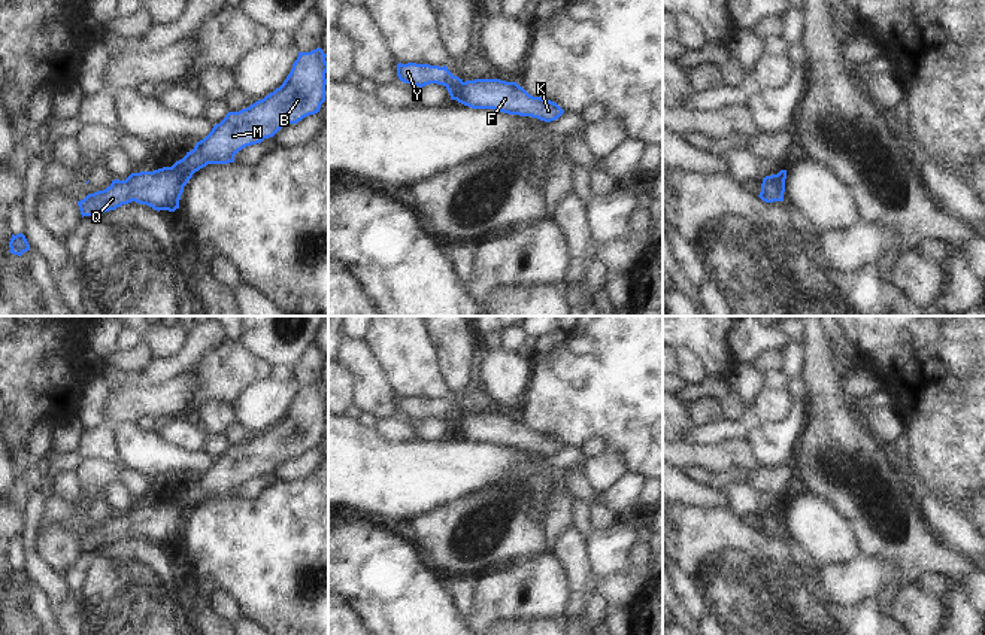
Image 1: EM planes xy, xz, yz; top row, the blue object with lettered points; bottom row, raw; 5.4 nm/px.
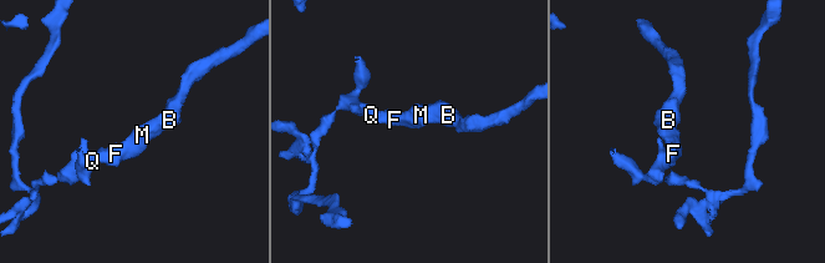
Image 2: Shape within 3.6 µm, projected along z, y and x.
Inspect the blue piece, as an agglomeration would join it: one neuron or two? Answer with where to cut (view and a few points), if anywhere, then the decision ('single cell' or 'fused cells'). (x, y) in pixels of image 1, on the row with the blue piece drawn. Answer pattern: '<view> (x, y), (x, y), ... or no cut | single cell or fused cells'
no cut | single cell

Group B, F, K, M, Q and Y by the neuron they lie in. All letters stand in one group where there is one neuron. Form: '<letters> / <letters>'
B F K M Q Y

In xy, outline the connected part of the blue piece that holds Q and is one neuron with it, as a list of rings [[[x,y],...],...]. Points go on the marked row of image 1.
[[[321,48],[310,52],[298,52],[290,75],[279,88],[246,109],[228,112],[203,140],[196,143],[193,151],[187,152],[172,167],[131,173],[125,180],[115,179],[106,189],[88,194],[78,201],[82,218],[97,216],[131,201],[146,204],[158,212],[175,212],[179,209],[184,186],[196,171],[207,164],[234,162],[234,155],[243,148],[261,143],[264,139],[273,137],[282,127],[297,124],[303,118],[319,112],[321,104],[325,101],[325,73],[328,72],[325,57],[327,54]]]

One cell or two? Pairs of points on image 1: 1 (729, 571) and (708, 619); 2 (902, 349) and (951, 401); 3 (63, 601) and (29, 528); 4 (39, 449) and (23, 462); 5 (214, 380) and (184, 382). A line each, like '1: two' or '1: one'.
1: two
2: one
3: one
4: two
5: two

